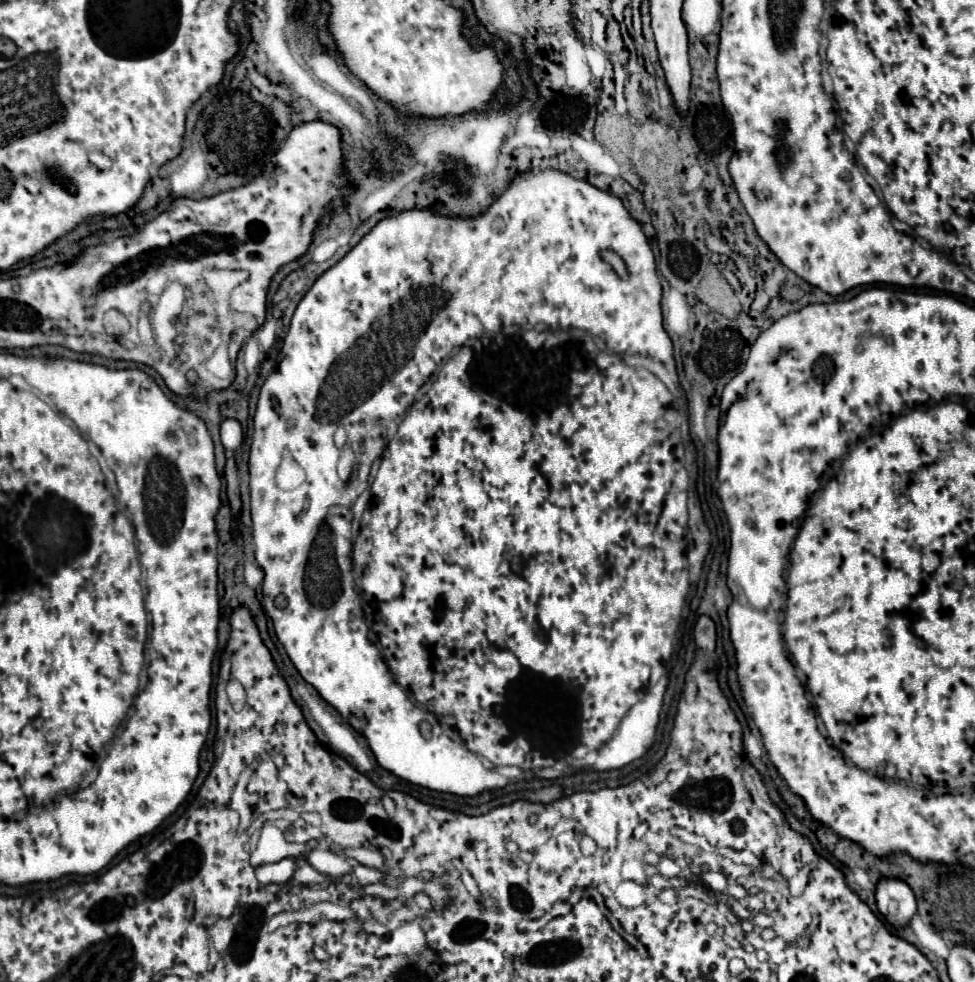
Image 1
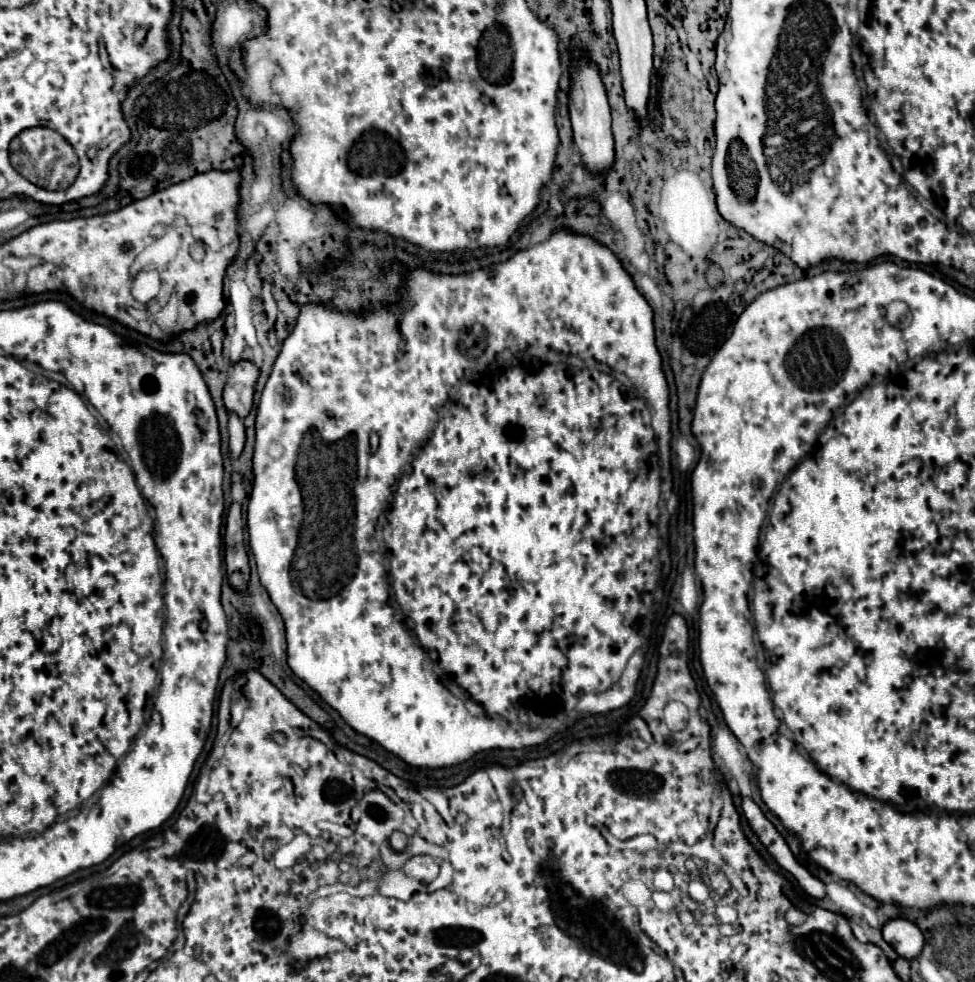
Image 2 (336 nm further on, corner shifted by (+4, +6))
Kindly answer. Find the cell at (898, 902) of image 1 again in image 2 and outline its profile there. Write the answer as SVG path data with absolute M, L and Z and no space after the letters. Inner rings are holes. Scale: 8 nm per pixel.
M903 918L889 920L883 926L883 938L887 944L893 946L893 950L901 958L907 958L907 960L917 958L923 950L923 944L925 944L921 930L913 922L907 922Z

